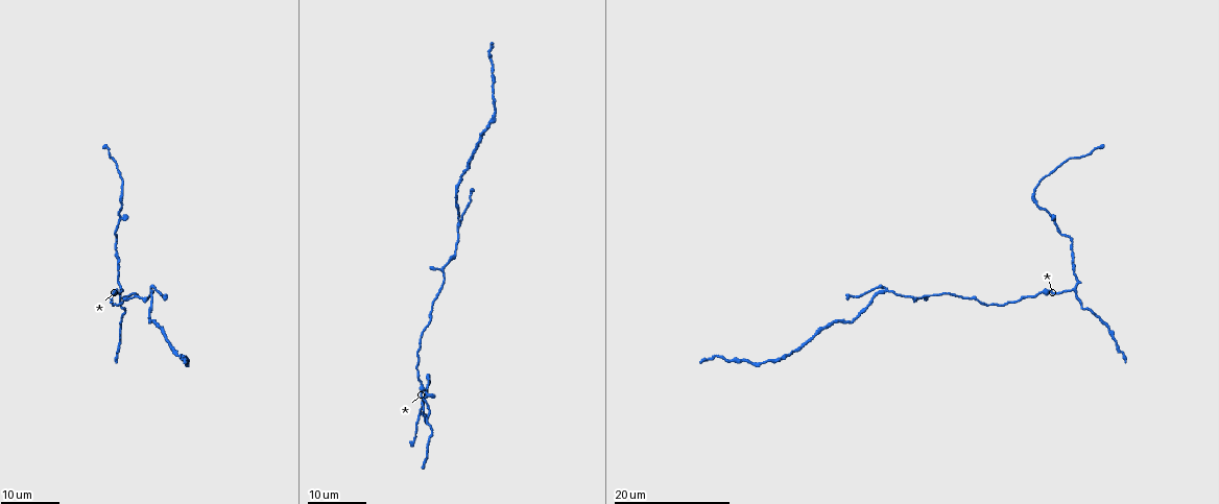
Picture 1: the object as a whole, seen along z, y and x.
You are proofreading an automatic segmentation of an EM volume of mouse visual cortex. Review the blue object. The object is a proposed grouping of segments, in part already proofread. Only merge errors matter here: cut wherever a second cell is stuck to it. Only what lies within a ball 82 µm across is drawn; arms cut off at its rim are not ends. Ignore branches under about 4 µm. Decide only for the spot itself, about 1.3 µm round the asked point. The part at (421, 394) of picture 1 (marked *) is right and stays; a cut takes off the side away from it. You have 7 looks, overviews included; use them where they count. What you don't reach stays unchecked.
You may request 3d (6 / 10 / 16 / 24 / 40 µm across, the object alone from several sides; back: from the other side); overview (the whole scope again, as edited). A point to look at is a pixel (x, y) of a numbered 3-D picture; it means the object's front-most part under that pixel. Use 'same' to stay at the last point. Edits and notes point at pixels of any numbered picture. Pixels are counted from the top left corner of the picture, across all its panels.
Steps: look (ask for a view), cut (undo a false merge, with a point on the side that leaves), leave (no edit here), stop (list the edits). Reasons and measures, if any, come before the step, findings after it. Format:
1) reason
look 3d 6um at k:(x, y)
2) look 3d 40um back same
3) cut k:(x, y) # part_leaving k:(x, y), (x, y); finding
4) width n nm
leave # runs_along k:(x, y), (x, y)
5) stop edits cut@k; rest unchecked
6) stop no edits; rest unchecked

three-way junction
look 3d 16um at 1:(1074, 289)

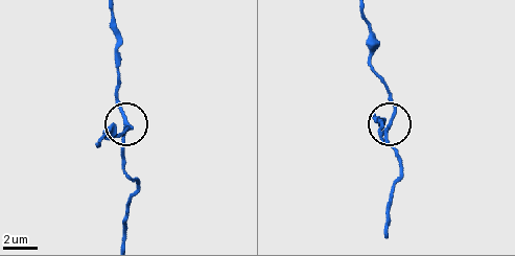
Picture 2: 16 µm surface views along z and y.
look 3d 6um at 2:(123, 124)

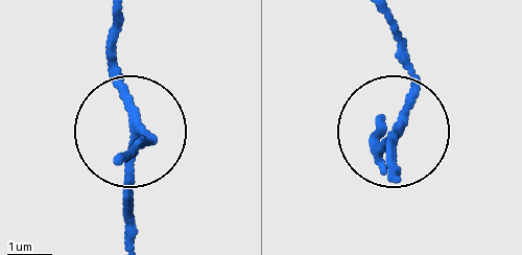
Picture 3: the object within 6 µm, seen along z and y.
leave # runs_along 3:(388, 24), (414, 92), (392, 125), (392, 170); continuous, no second cell

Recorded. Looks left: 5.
sudden change in width
look 3d 24um at 1:(114, 292)

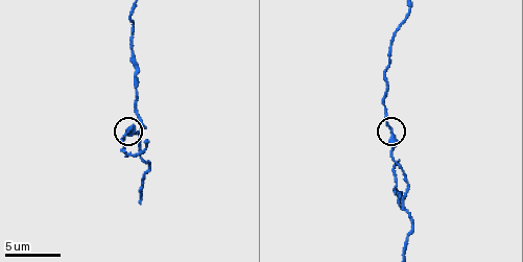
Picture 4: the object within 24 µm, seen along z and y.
look 3d 6um at 4:(391, 131)

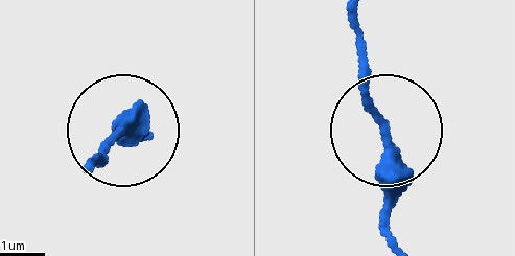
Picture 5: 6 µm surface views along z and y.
width 200 nm
leave # continuous, no second cell

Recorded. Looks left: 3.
a fork
look 3d 24um at 1:(883, 290)

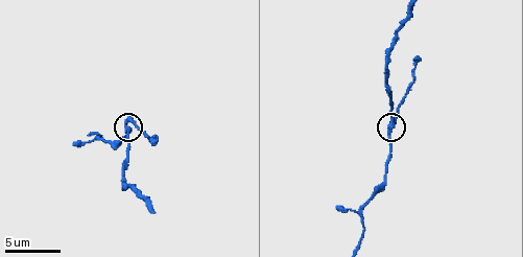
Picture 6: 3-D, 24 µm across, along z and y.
look 3d 10um at 6:(390, 123)

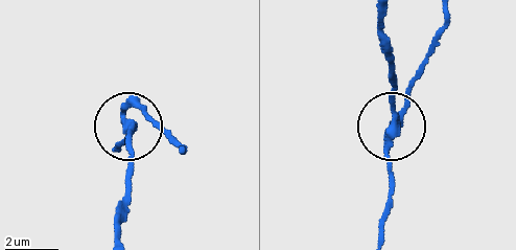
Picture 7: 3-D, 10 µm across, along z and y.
width 280 nm
cut 7:(393, 109) # a second cell is stuck on

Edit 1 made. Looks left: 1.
stop edits cut@7; rest unchecked

